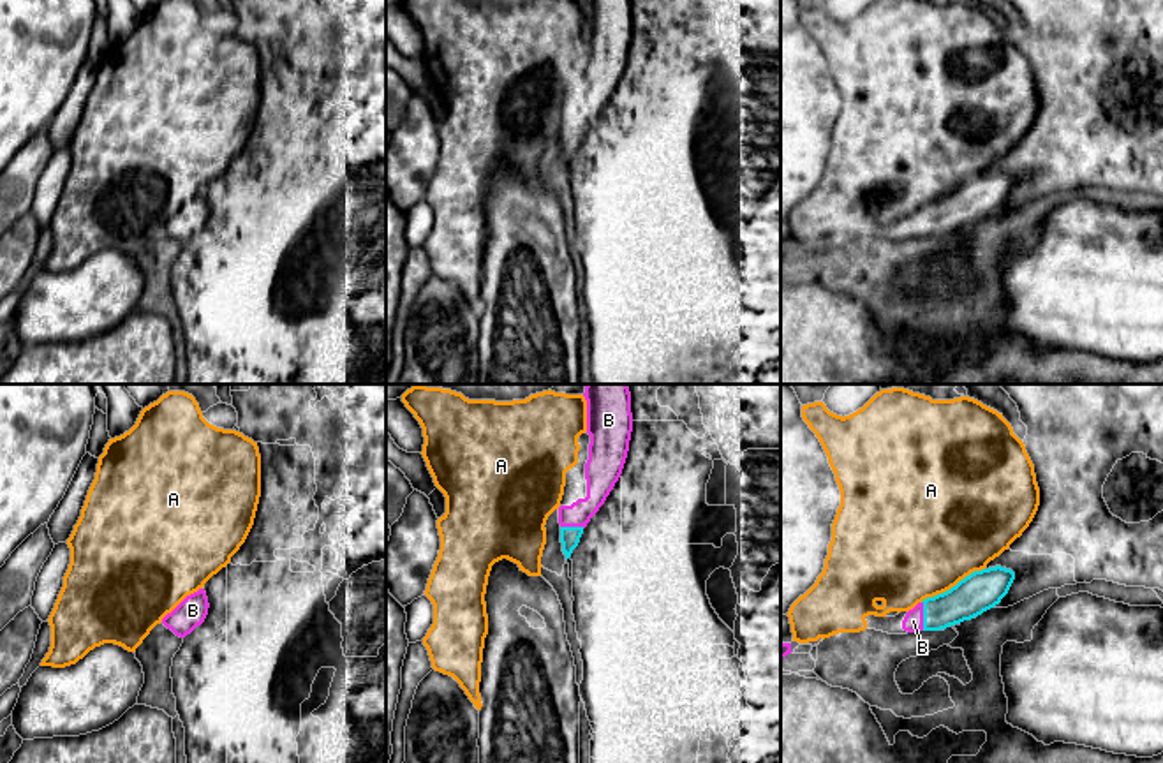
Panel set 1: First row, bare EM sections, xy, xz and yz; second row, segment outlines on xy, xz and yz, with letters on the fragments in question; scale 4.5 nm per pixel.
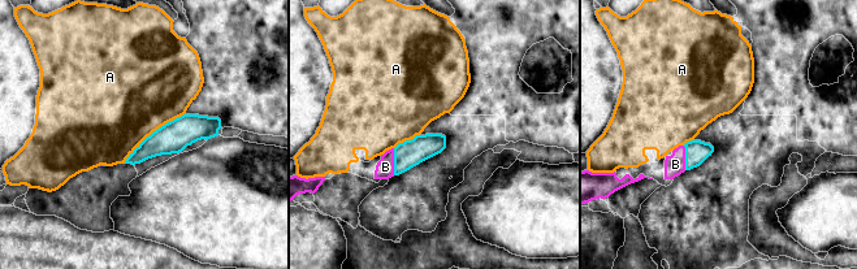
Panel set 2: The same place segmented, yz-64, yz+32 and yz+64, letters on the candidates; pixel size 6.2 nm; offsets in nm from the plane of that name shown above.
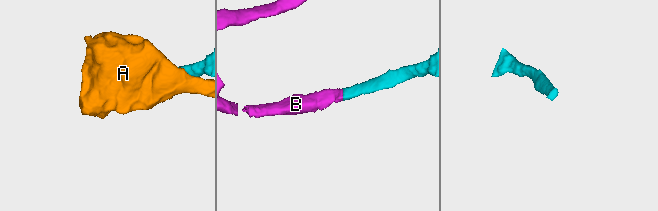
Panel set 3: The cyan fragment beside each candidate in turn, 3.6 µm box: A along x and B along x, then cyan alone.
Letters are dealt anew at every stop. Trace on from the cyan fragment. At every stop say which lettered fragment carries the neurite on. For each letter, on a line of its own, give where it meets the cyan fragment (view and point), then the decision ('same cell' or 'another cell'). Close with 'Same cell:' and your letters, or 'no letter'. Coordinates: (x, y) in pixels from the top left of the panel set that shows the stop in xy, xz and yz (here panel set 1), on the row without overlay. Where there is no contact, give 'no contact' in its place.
A: meets cyan in yz at (952, 192); another cell
B: meets cyan in yz at (924, 221); same cell
Same cell: B

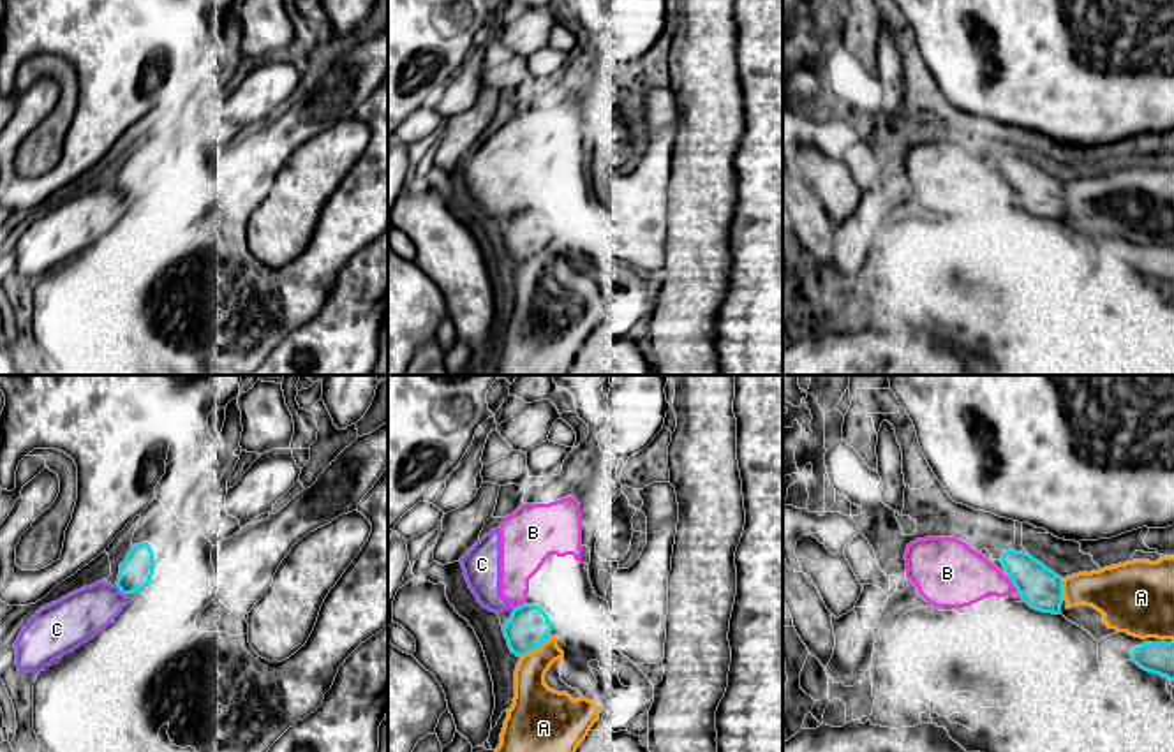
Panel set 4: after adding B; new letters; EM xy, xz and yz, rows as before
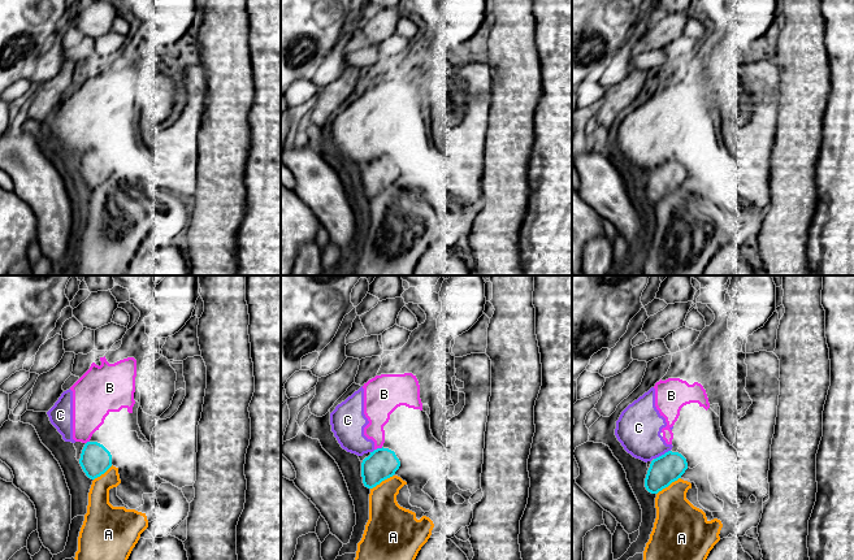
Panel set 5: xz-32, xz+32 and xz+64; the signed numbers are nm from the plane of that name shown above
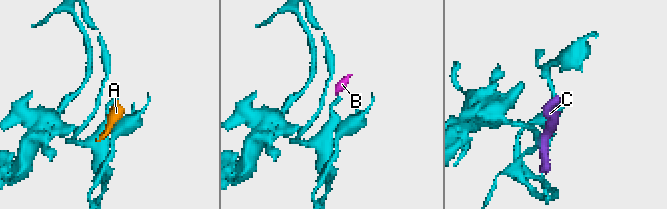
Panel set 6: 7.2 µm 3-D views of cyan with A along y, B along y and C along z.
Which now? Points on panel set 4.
A: meets cyan in xz at (534, 254); another cell
B: meets cyan in xz at (519, 212); another cell
C: meets cyan in xy at (120, 196); another cell
Same cell: no letter

